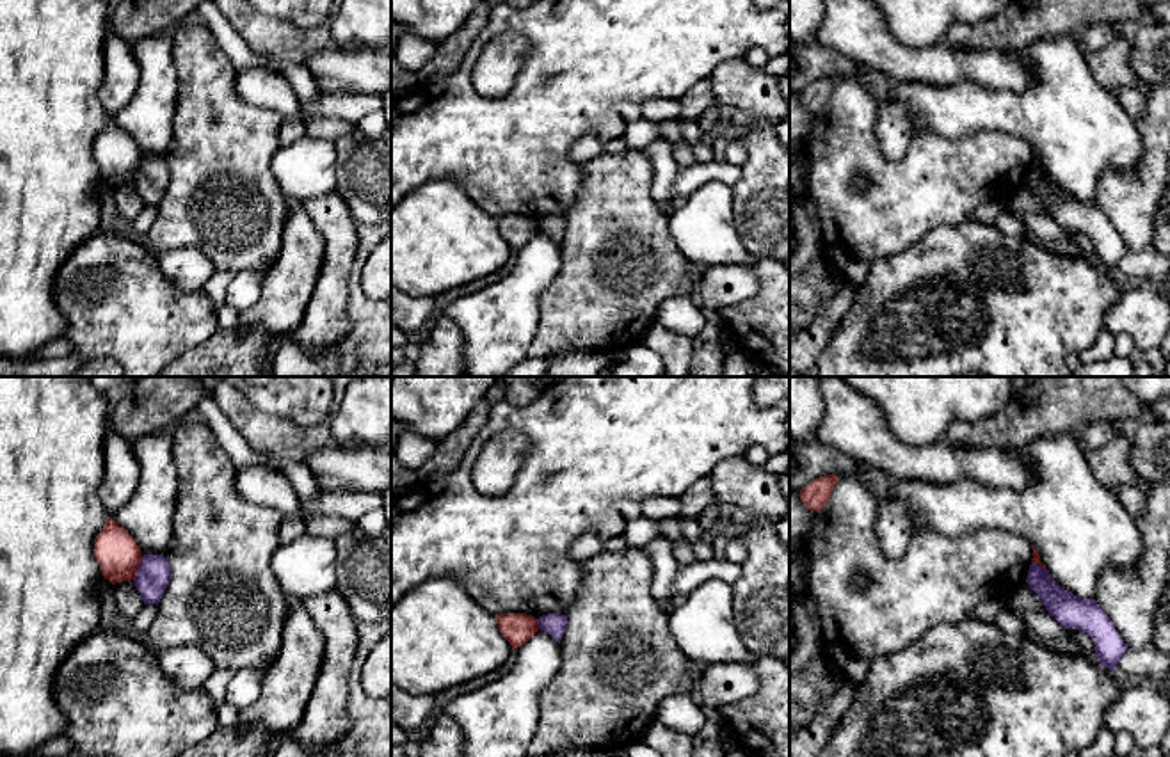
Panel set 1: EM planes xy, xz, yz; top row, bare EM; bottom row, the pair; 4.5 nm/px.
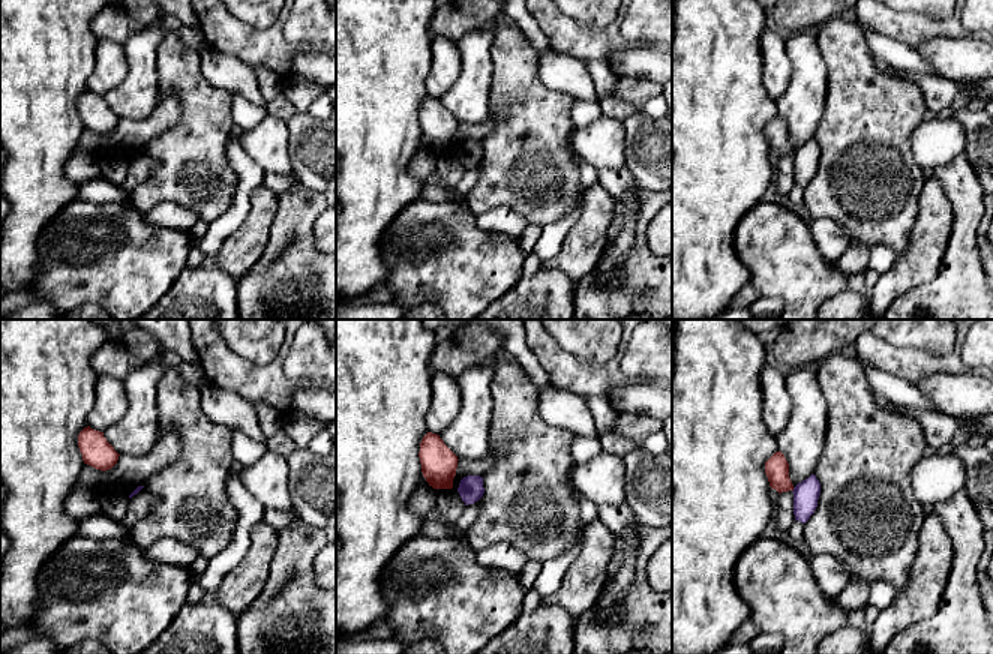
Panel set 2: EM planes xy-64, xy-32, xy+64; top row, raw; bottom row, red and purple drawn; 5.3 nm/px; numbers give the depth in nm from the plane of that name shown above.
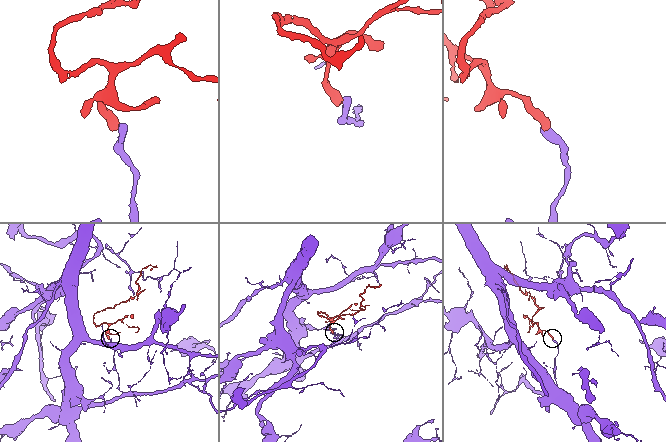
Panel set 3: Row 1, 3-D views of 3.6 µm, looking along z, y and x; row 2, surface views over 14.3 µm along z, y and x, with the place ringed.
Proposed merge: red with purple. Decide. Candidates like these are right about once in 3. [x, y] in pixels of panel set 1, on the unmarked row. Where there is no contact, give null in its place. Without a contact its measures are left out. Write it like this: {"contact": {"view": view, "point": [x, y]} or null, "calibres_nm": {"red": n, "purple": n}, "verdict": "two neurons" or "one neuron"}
{"contact": {"view": "xy", "point": [137, 169]}, "calibres_nm": {"red": 200, "purple": 160}, "verdict": "two neurons"}

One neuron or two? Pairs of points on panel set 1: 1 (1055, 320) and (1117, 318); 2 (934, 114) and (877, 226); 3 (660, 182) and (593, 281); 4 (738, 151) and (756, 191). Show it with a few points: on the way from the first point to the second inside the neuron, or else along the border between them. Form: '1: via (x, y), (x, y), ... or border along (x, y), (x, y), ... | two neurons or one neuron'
1: border along (1126, 283), (1121, 297), (1105, 315), (1103, 329) | two neurons
2: border along (968, 134), (943, 137), (918, 127), (898, 159) | two neurons
3: border along (644, 151), (651, 167), (651, 194), (658, 203) | two neurons
4: border along (738, 139), (745, 148), (742, 166) | two neurons

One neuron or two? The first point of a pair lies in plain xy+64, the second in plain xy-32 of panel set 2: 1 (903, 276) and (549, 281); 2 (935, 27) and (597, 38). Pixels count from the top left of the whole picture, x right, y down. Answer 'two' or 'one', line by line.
1: two
2: one

